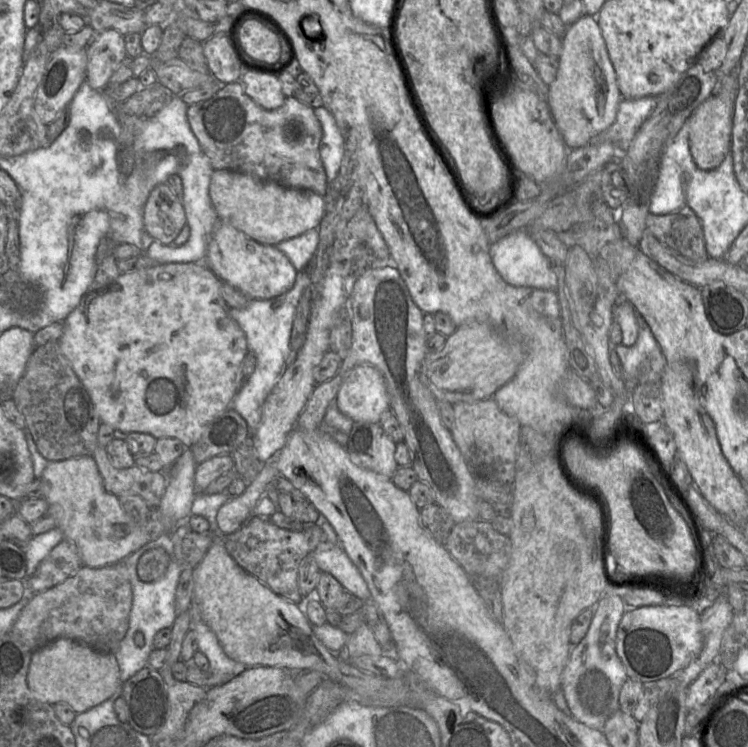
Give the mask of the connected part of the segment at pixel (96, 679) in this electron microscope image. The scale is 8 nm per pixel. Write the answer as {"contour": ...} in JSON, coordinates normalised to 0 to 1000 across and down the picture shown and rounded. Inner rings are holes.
{"contour":[[[76,854],[48,869],[41,880],[36,916],[56,940],[92,942],[110,954],[147,934],[160,910],[160,896],[152,874],[131,871],[107,858]]]}

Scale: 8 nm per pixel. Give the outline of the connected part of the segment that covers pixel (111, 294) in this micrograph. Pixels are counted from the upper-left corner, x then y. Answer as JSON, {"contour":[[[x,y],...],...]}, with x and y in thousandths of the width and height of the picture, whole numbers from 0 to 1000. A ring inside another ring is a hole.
{"contour":[[[230,351],[209,353],[174,365],[162,365],[154,375],[135,384],[124,384],[123,380],[104,410],[84,430],[86,443],[78,456],[83,473],[119,526],[135,565],[168,581],[189,578],[202,581],[209,588],[237,586],[253,600],[269,586],[275,572],[309,544],[318,526],[321,497],[333,467],[326,443],[306,422],[306,411],[295,392],[297,378],[273,352]]]}

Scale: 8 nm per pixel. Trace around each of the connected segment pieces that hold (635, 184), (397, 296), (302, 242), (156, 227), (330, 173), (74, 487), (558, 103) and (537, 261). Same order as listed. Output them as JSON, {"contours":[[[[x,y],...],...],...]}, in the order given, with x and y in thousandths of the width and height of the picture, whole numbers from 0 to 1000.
{"contours":[[[[929,84],[901,114],[877,130],[876,146],[857,167],[838,201],[825,213],[837,234],[840,250],[840,262],[826,284],[826,299],[833,316],[844,328],[853,329],[864,307],[870,261],[876,253],[892,197],[926,147],[947,133],[960,112],[961,104],[957,96],[943,95]]],[[[524,351],[520,357],[495,357],[480,365],[475,373],[468,372],[461,419],[471,434],[469,465],[459,481],[452,499],[444,507],[422,515],[394,572],[413,577],[429,574],[429,569],[433,569],[432,562],[437,546],[448,538],[455,517],[471,491],[480,487],[497,489],[513,506],[521,534],[521,546],[539,574],[540,592],[551,609],[549,625],[559,643],[576,653],[582,675],[591,679],[608,701],[638,696],[642,669],[635,659],[634,631],[627,625],[607,592],[602,576],[592,569],[586,549],[586,537],[568,513],[568,502],[564,498],[566,485],[572,473],[572,455],[566,442],[567,419],[553,406],[539,372]]],[[[421,305],[368,329],[382,341],[397,363],[402,363],[408,360],[417,345],[425,323],[426,308]]],[[[222,245],[201,257],[193,274],[191,299],[206,323],[218,328],[229,327],[249,300],[245,273]]],[[[434,143],[420,145],[420,153],[430,171],[428,210],[437,244],[451,236],[461,205],[461,187],[443,150]]],[[[123,609],[99,612],[99,613],[94,613],[94,614],[82,616],[82,617],[66,617],[64,616],[64,620],[63,620],[60,628],[57,629],[57,633],[53,639],[53,641],[56,643],[56,647],[57,647],[59,668],[66,675],[64,685],[72,691],[75,700],[76,700],[76,707],[79,707],[83,711],[83,714],[86,716],[86,722],[90,722],[90,723],[98,726],[99,730],[102,731],[102,734],[106,739],[106,743],[108,746],[108,750],[111,752],[111,758],[138,759],[142,756],[160,752],[160,751],[166,750],[170,744],[172,744],[175,740],[178,740],[179,738],[187,735],[194,728],[210,722],[211,719],[214,719],[218,715],[226,715],[229,711],[231,711],[231,708],[234,705],[234,700],[231,700],[229,696],[221,693],[219,691],[214,689],[214,687],[211,687],[211,681],[209,681],[207,684],[202,684],[202,688],[194,700],[183,700],[175,692],[172,692],[167,687],[167,684],[163,681],[158,665],[154,664],[152,661],[144,659],[140,655],[136,637],[131,629],[128,617]]],[[[778,20],[763,35],[758,36],[750,54],[751,67],[746,76],[746,95],[742,107],[733,114],[730,137],[754,193],[759,199],[769,199],[791,191],[820,166],[830,135],[830,126],[825,115],[824,99],[795,21]]],[[[690,309],[655,325],[654,339],[660,359],[676,379],[691,384],[743,390],[743,363],[703,309]]]]}

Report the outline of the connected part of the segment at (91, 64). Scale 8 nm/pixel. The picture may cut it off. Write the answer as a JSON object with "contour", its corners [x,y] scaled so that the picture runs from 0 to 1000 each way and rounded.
{"contour":[[[155,40],[130,44],[118,60],[115,72],[115,108],[126,120],[138,122],[170,75],[166,48]]]}

